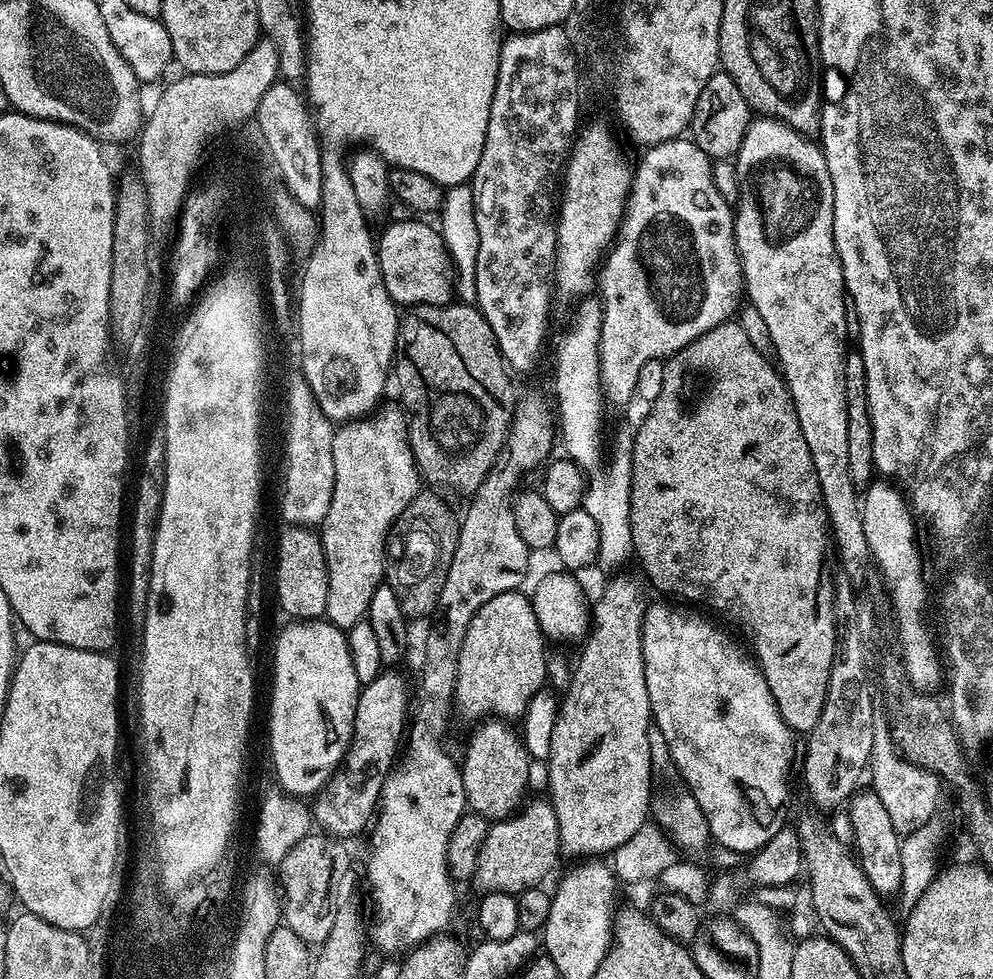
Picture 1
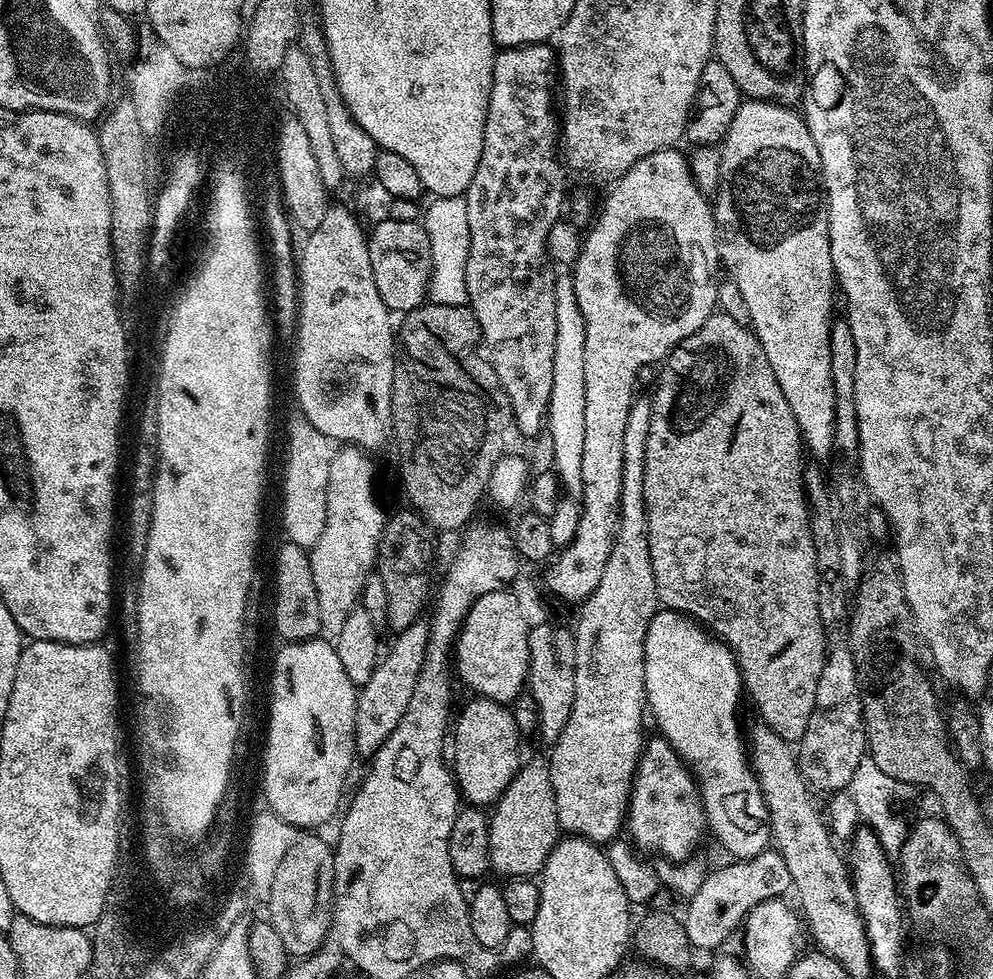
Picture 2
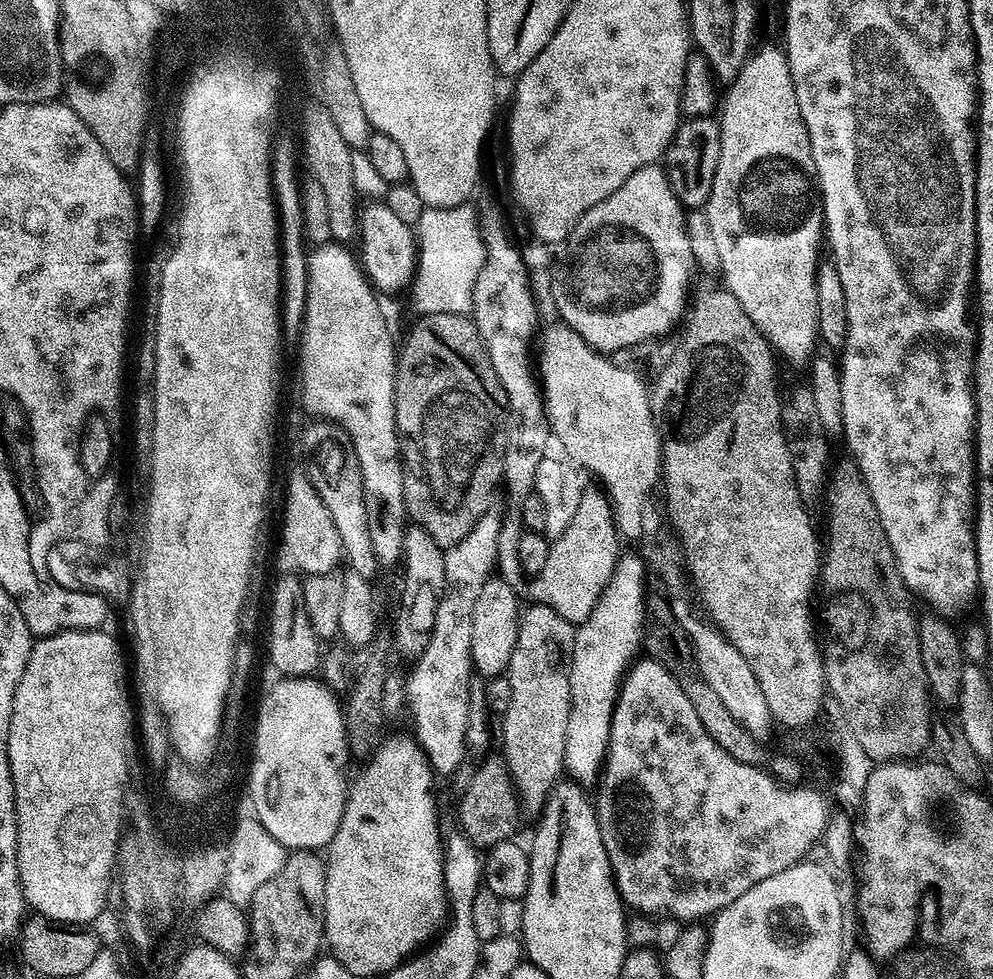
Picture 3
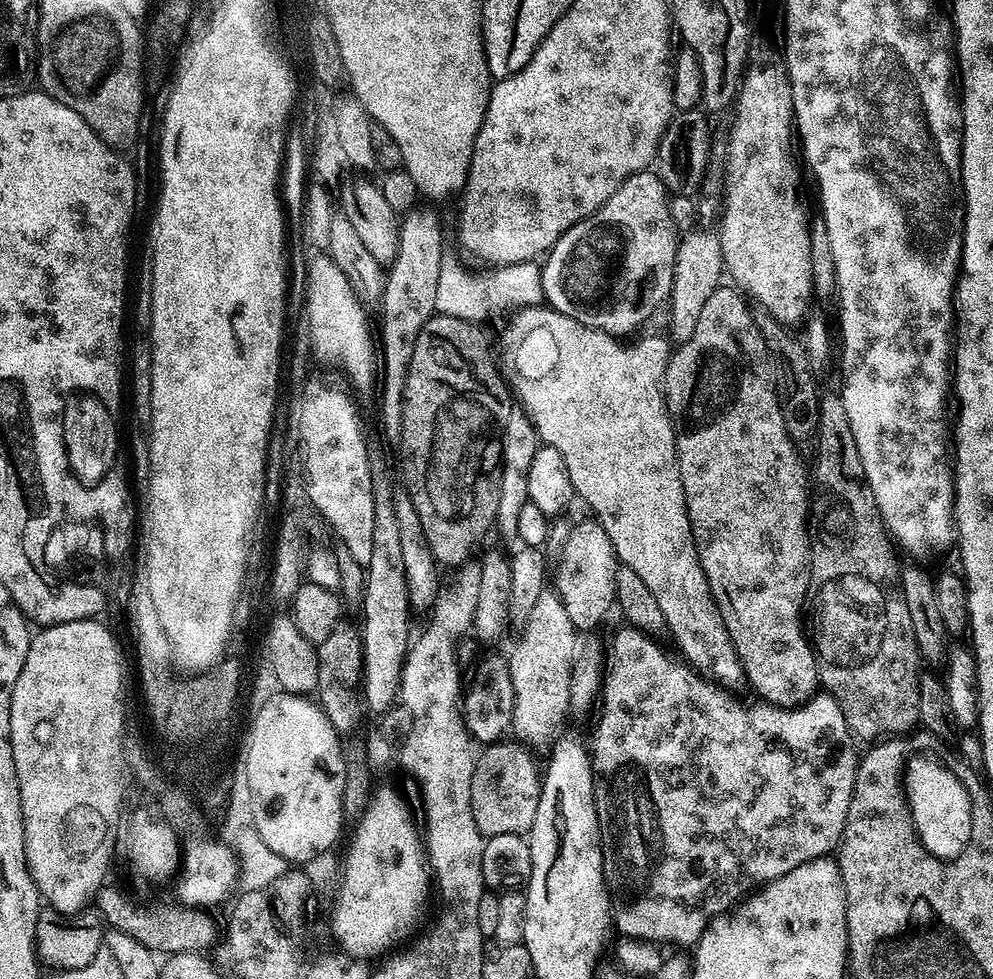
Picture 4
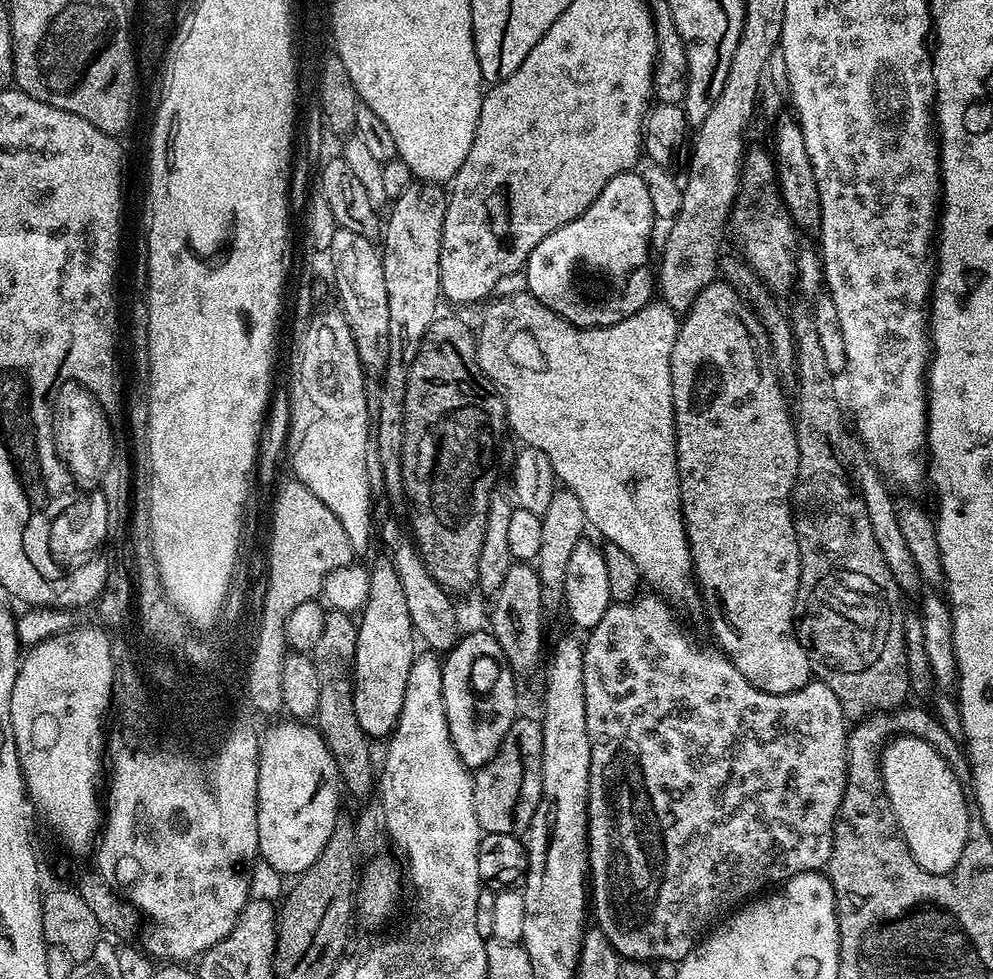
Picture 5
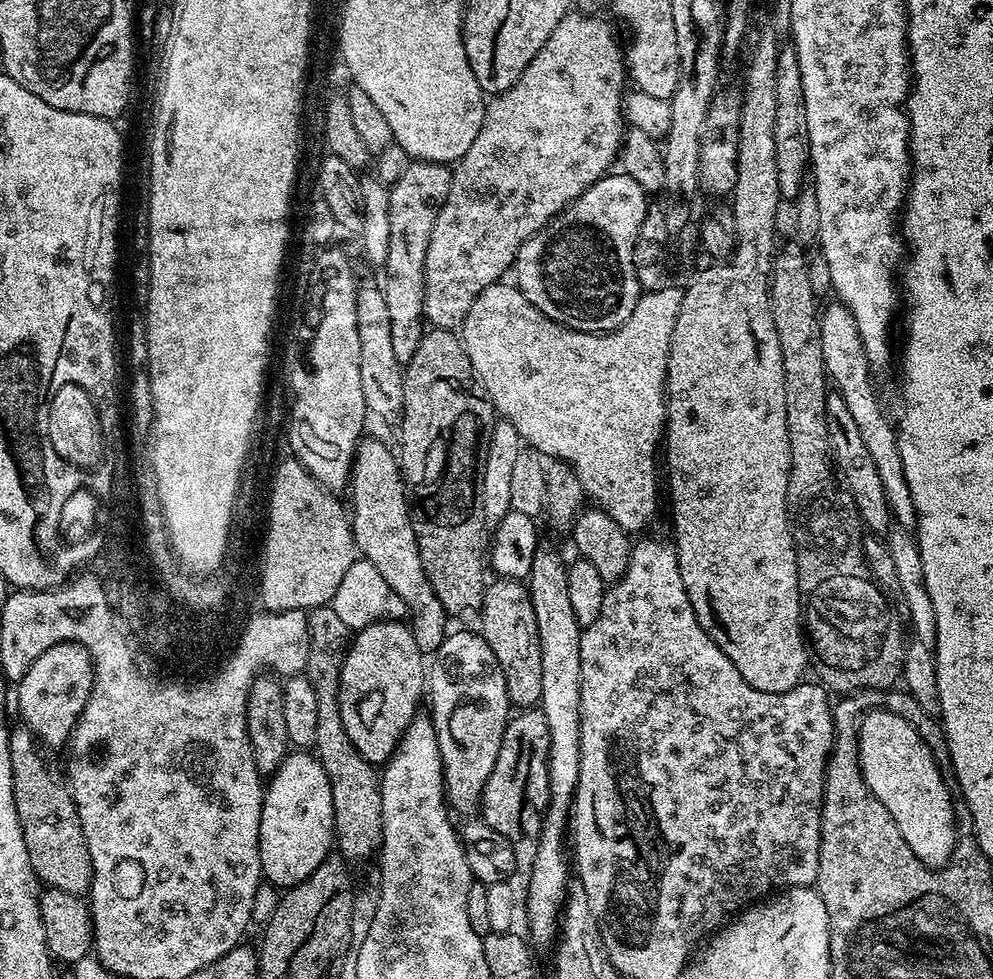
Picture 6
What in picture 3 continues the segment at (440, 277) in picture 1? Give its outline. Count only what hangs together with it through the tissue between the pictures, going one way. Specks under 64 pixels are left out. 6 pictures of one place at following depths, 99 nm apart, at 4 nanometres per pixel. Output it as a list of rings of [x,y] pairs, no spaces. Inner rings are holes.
[[[372,202],[368,206],[365,212],[363,209],[358,220],[358,260],[364,269],[364,275],[377,293],[400,292],[403,288],[405,291],[417,272],[417,233],[412,226],[400,222],[384,202]]]

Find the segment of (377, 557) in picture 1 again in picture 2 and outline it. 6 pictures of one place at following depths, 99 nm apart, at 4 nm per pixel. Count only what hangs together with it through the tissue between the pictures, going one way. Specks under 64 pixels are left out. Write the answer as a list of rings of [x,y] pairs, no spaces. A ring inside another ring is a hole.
[[[345,443],[343,446],[331,453],[329,462],[329,484],[326,486],[326,522],[322,536],[318,538],[318,544],[314,546],[309,558],[312,559],[310,570],[314,574],[314,590],[318,590],[318,618],[320,619],[320,627],[325,633],[335,634],[338,630],[342,630],[342,625],[346,622],[346,614],[350,614],[350,610],[360,604],[360,595],[364,589],[364,583],[368,576],[373,575],[374,569],[377,567],[377,541],[381,533],[384,531],[386,523],[386,513],[376,505],[376,468],[372,465],[371,455],[366,454],[365,449],[357,448],[354,444]]]

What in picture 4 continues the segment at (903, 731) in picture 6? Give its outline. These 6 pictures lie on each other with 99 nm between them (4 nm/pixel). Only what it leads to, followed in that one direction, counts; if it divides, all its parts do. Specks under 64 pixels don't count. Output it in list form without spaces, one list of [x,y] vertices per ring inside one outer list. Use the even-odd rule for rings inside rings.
[[[922,756],[909,759],[905,765],[903,786],[911,810],[916,834],[932,856],[950,861],[961,854],[969,842],[972,829],[972,803],[967,790],[945,766],[924,760]]]

